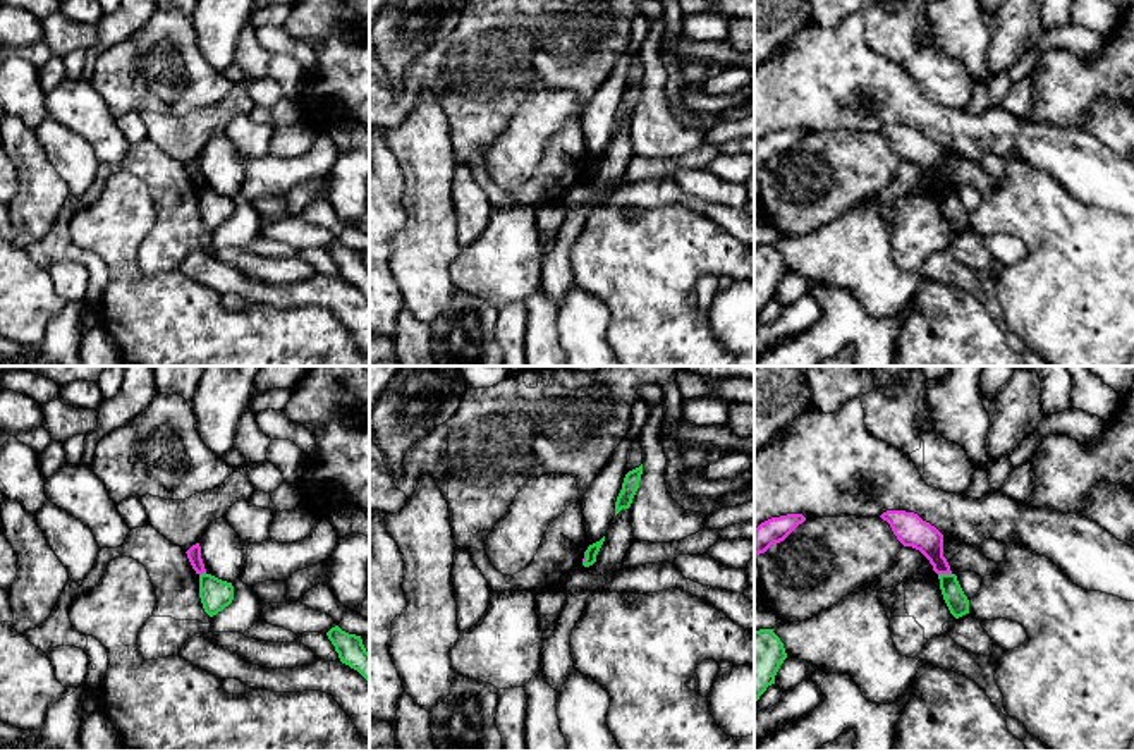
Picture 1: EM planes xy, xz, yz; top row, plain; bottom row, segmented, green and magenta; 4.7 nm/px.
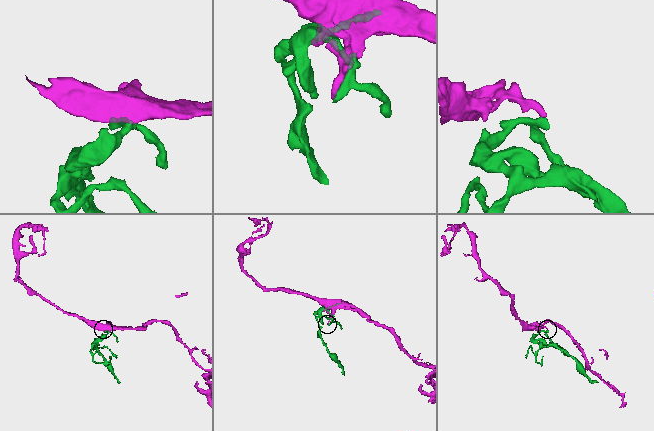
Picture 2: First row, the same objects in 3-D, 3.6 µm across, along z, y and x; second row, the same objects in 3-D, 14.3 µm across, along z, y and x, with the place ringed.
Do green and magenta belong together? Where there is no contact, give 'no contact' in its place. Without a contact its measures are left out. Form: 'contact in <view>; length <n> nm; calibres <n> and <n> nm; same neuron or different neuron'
contact in yz; length 60 nm; calibres 100 and 140 nm; different neuron

